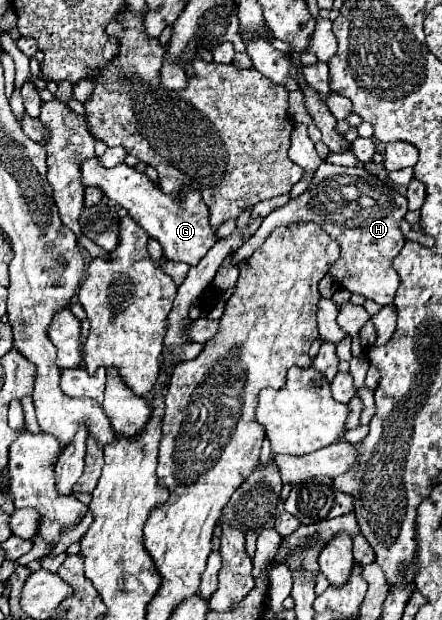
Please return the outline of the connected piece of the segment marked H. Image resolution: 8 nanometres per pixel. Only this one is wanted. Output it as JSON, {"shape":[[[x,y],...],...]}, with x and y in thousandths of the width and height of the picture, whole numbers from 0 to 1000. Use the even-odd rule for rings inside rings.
{"shape":[[[731,260],[713,276],[695,308],[672,321],[658,321],[649,331],[618,337],[595,353],[595,363],[568,379],[568,385],[536,402],[532,424],[563,418],[622,366],[704,356],[735,369],[771,398],[767,418],[744,431],[753,453],[794,473],[821,476],[826,482],[839,482],[857,492],[880,492],[889,489],[894,469],[903,463],[903,444],[889,434],[889,418],[916,395],[916,382],[903,369],[916,344],[921,321],[857,285],[844,285],[821,269],[771,269]]]}

